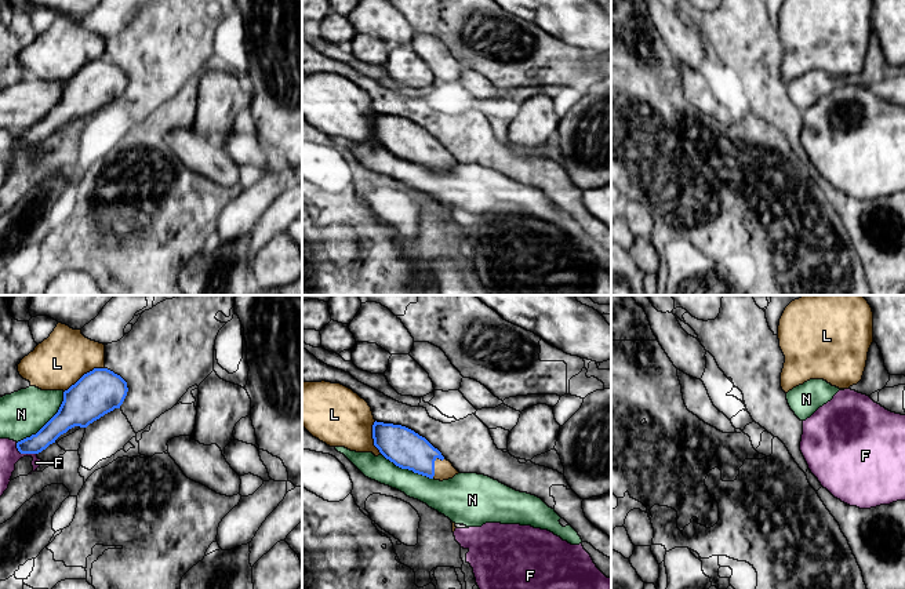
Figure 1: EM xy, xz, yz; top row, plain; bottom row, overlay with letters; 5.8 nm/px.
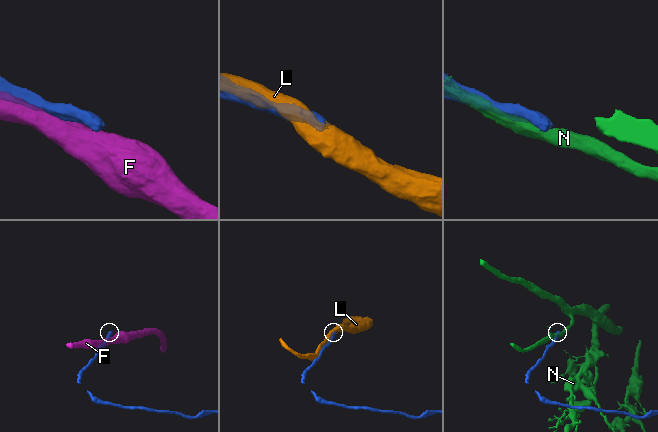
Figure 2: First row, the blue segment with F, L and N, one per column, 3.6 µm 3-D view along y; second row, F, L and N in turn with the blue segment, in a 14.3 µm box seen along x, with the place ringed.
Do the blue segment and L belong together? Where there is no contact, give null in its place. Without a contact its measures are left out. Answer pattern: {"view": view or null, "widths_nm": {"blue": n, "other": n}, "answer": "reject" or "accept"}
{"view": "xy", "widths_nm": {"blue": 260, "other": 300}, "answer": "accept"}

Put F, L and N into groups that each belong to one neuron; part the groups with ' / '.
F / L / N

